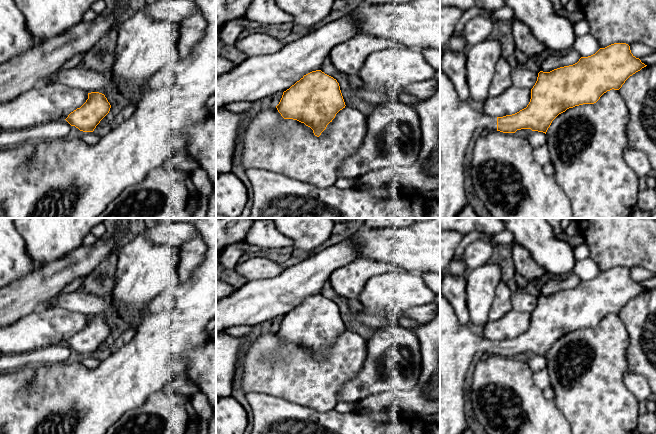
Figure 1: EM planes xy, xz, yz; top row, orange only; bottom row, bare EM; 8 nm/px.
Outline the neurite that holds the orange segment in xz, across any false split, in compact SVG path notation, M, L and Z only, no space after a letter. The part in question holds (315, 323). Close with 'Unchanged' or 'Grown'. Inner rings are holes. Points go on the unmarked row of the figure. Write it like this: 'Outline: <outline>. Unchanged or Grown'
Outline: M316 294L284 315L276 332L284 343L304 347L319 361L345 330L337 304Z. Unchanged

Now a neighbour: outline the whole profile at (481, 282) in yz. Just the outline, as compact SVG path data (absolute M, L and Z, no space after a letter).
M486 263L467 272L466 300L469 322L485 325L495 298L495 289L502 280L500 267Z

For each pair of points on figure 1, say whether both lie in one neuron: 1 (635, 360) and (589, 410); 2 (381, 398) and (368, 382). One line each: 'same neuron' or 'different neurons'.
1: different neurons
2: different neurons

